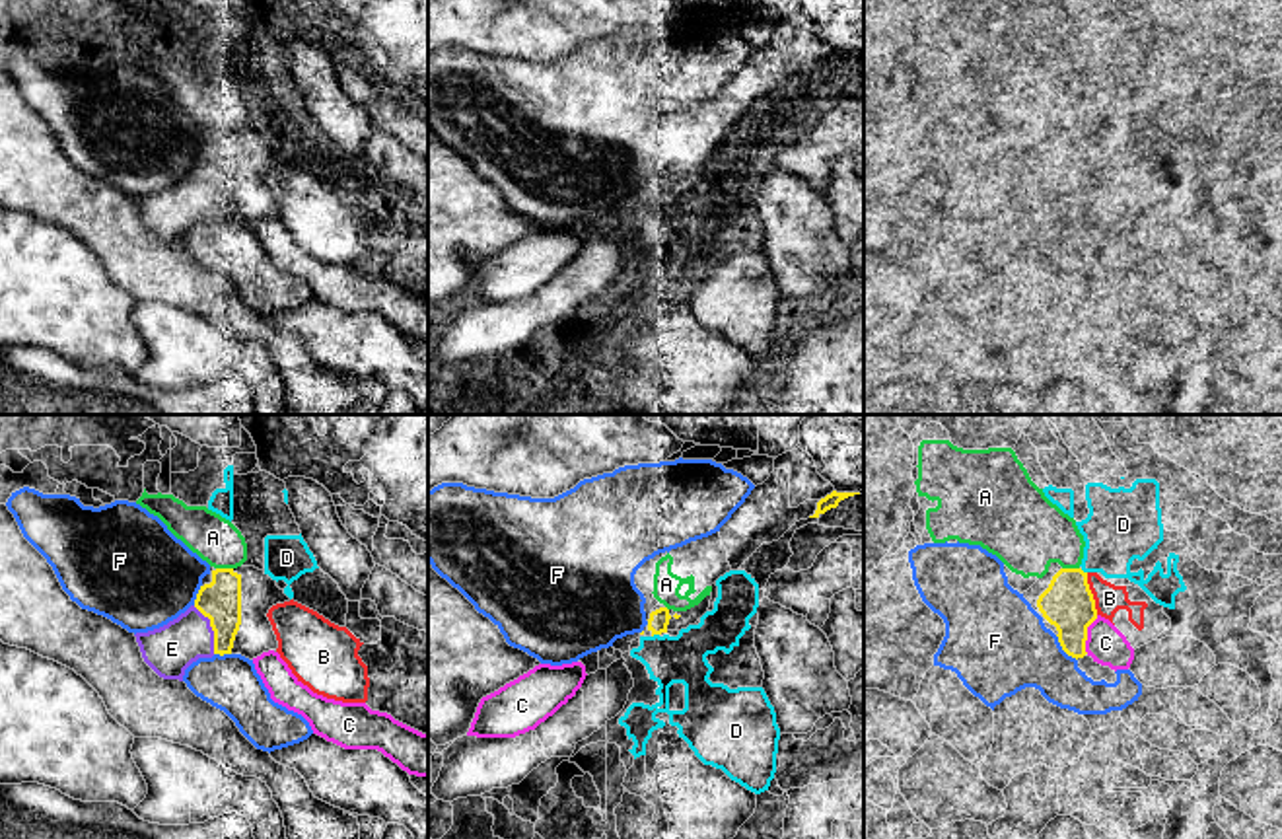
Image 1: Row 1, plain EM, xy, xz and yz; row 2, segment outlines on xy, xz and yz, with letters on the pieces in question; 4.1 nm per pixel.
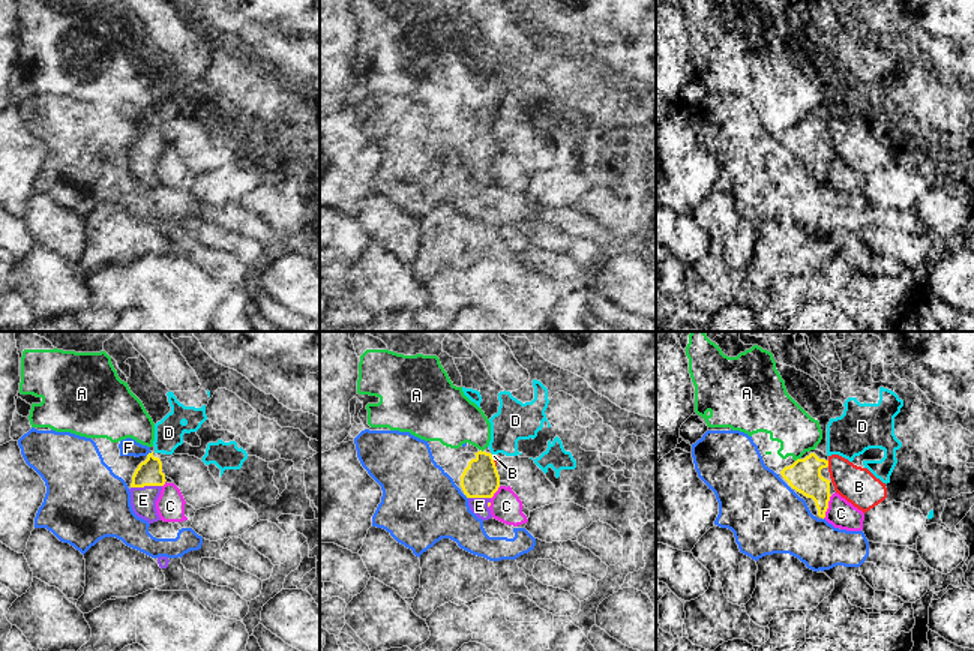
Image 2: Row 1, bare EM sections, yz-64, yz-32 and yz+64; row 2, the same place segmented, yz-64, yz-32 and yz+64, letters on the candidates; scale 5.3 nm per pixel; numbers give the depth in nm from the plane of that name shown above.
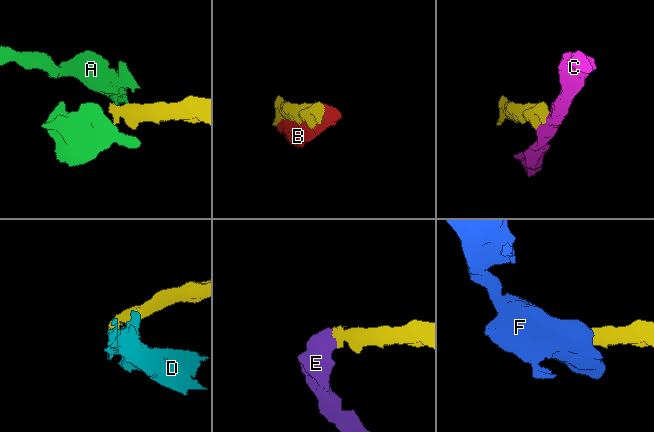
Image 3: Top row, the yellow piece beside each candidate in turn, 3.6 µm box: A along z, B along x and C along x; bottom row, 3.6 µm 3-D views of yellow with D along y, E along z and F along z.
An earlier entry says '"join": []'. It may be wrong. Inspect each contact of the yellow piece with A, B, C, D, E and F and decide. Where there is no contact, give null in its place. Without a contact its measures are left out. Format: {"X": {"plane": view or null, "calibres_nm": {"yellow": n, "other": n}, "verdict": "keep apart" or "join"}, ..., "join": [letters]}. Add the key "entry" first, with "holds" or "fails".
{"entry": "fails", "A": {"plane": "xy", "calibres_nm": {"yellow": 170, "other": 190}, "verdict": "keep apart"}, "B": {"plane": "yz", "calibres_nm": {"yellow": 220, "other": 120}, "verdict": "keep apart"}, "C": {"plane": "yz", "calibres_nm": {"yellow": 220, "other": 160}, "verdict": "keep apart"}, "D": {"plane": "xz", "calibres_nm": {"yellow": 90, "other": 200}, "verdict": "keep apart"}, "E": {"plane": "xy", "calibres_nm": {"yellow": 170, "other": 200}, "verdict": "join"}, "F": {"plane": "yz", "calibres_nm": {"yellow": 220, "other": 380}, "verdict": "keep apart"}, "join": ["E"]}

